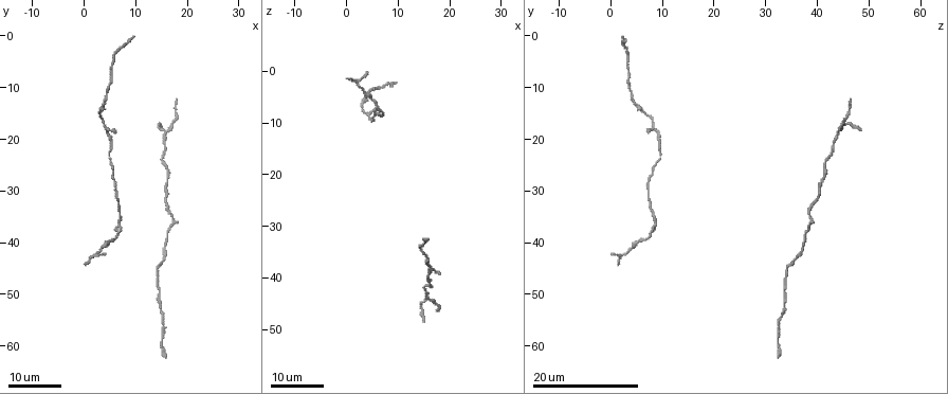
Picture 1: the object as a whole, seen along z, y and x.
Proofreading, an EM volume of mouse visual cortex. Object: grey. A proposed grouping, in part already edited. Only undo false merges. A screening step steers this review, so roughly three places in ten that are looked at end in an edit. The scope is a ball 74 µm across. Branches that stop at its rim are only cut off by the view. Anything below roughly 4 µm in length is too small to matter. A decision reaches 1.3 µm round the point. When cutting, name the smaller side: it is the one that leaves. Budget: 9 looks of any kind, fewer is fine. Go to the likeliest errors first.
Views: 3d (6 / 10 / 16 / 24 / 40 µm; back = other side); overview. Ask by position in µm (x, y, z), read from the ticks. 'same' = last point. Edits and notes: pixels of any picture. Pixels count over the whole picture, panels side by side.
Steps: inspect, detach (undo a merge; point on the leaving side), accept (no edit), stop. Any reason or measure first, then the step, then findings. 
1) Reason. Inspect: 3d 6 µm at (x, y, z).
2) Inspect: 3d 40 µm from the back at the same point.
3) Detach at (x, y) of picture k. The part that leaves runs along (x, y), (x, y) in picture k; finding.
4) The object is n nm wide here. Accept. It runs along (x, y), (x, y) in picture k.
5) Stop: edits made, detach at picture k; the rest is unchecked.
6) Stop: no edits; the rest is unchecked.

Thin arm on a thick one. Inspect: 3d 16 µm at (15.5, 18.5, 44.0).

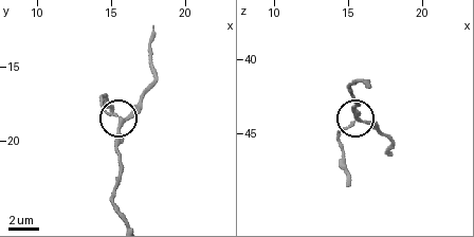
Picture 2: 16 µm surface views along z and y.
Inspect: 3d 10 µm at (15.8, 18.8, 44.0).

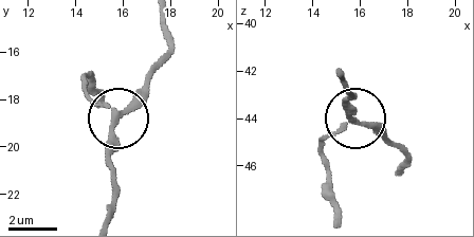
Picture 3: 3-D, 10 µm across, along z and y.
3 arms meet here. Accept. All the same neuron.

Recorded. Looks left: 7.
Three-way junction. Inspect: 3d 24 µm at (7.0, 36.5, 9.0).

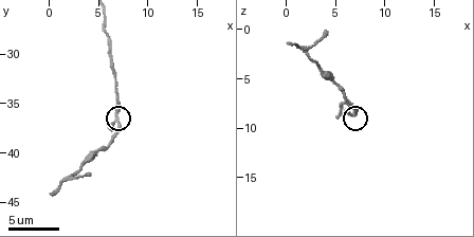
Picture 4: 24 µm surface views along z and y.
Inspect: 3d 6 µm at (7.0, 36.8, 8.6).

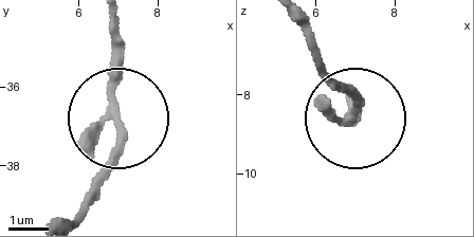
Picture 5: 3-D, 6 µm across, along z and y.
Accept. It runs along (114, 115), (114, 18) in picture 5; continuous, no second neuron.

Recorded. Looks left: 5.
Inspect: 3d 24 µm at (14.5, 45.0, 34.5).

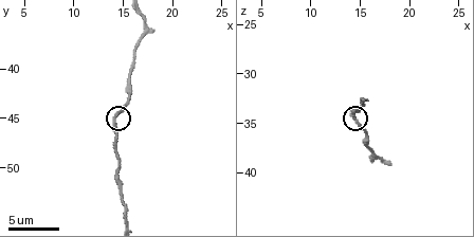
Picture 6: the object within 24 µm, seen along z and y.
Inspect: 3d 6 µm at (14.4, 44.6, 34.4).

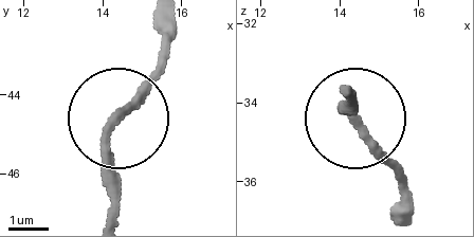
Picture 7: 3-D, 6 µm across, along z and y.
The object is 200 nm wide here. Accept. Continuous, no second neuron.

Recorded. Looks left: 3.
Sudden change in width. Inspect: 3d 16 µm at (3.2, 41.0, 3.8).

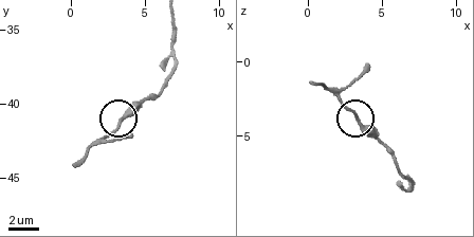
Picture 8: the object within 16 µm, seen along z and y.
Accept. It runs along (172, 55), (172, 70), (165, 85), (91, 148) in picture 8; all the same neuron.

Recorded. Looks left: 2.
Stop: no edits; the rest is unchecked.

